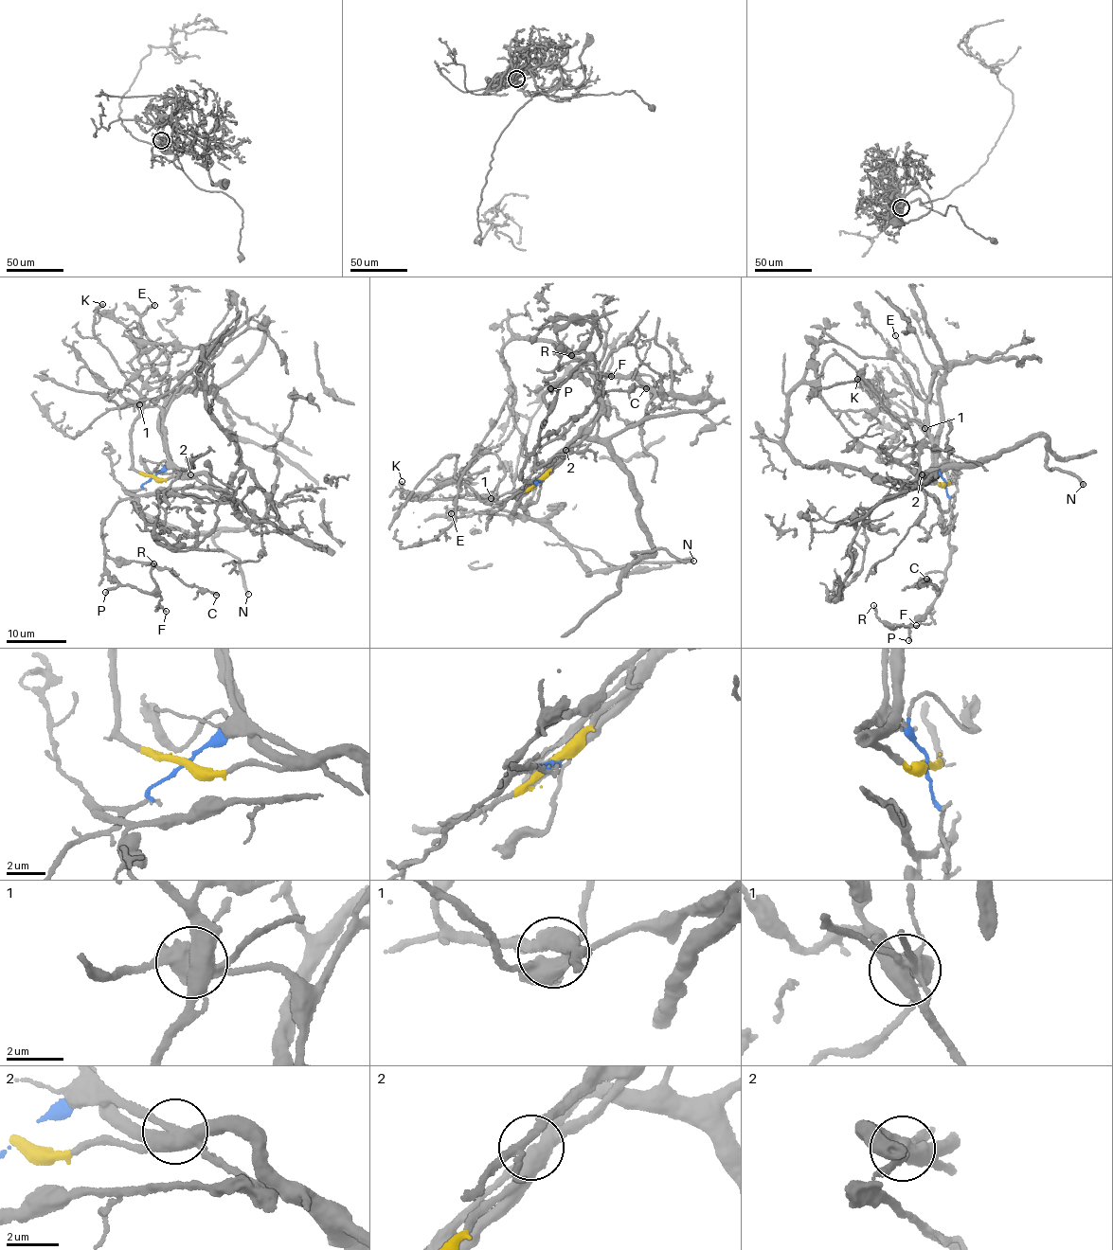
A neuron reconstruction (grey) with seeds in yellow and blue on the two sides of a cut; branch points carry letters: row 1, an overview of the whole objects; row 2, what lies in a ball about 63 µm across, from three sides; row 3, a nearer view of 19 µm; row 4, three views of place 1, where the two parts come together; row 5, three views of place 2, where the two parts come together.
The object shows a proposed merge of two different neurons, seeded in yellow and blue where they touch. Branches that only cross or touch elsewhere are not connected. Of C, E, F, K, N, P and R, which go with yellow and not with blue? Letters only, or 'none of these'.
E, K, N

